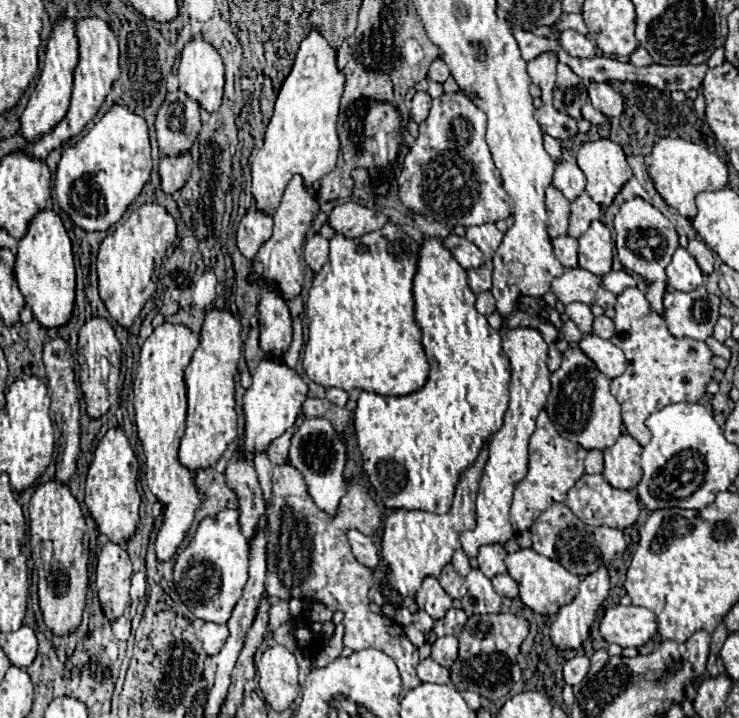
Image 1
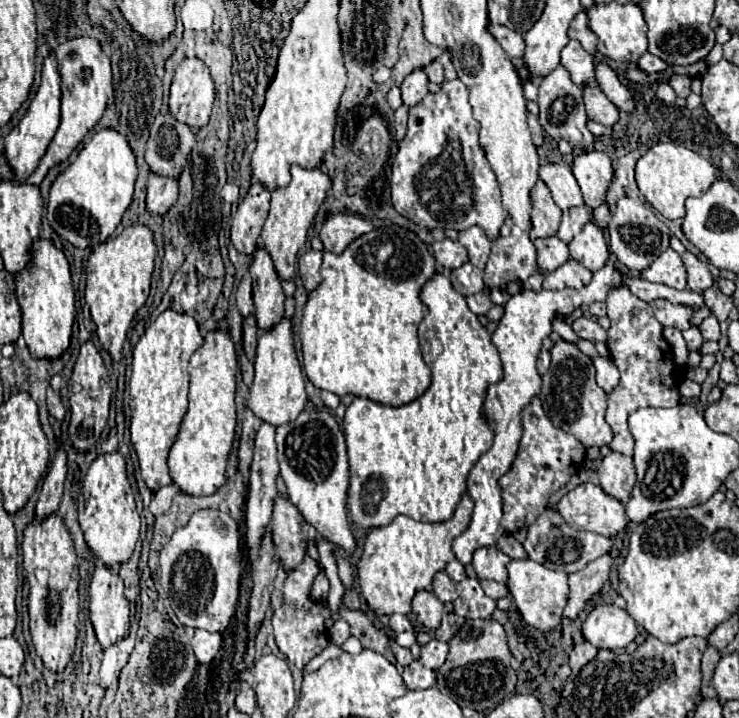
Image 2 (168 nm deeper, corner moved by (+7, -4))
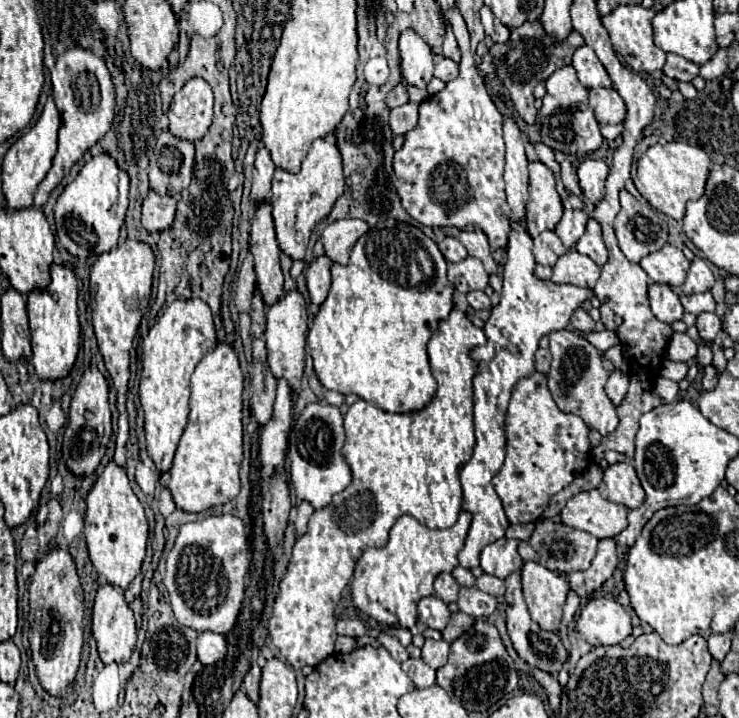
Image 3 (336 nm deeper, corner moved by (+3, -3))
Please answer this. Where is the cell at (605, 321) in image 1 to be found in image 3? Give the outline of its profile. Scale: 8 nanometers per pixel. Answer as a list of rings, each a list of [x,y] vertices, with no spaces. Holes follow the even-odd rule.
[[[579,308],[579,310],[575,310],[575,314],[571,318],[571,328],[581,330],[581,332],[593,332],[595,330],[595,320],[583,308]]]

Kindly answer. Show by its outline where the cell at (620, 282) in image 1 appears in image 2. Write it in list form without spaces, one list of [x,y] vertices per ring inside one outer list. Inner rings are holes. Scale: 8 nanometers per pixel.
[[[605,265],[603,269],[599,269],[593,275],[593,281],[587,287],[581,289],[561,289],[561,291],[539,291],[533,293],[529,289],[521,289],[517,295],[513,295],[505,305],[503,305],[503,317],[499,319],[499,325],[495,329],[495,333],[491,335],[491,343],[497,347],[499,357],[501,357],[501,365],[503,365],[503,379],[489,385],[487,389],[487,397],[483,401],[483,417],[491,423],[493,429],[493,445],[487,453],[481,455],[481,459],[473,465],[473,469],[469,471],[467,477],[467,493],[475,503],[475,511],[471,517],[471,525],[467,527],[467,531],[463,535],[459,535],[453,541],[453,553],[455,557],[467,565],[471,563],[471,555],[475,549],[487,547],[487,545],[495,545],[497,539],[505,533],[501,527],[501,491],[499,491],[499,477],[505,475],[511,465],[513,459],[517,455],[517,447],[523,435],[523,427],[521,427],[521,409],[531,401],[531,397],[535,397],[541,391],[541,377],[535,369],[537,363],[537,355],[541,349],[541,341],[545,337],[551,335],[551,323],[553,319],[567,319],[575,309],[579,309],[581,305],[589,305],[595,301],[605,301],[605,295],[609,291],[609,287],[627,283],[627,287],[643,301],[651,303],[655,299],[667,299],[671,303],[677,305],[687,305],[693,309],[703,309],[705,301],[701,293],[683,289],[677,291],[673,287],[667,285],[657,285],[657,283],[649,283],[637,275],[627,275],[623,279],[621,271],[617,271],[613,265]]]

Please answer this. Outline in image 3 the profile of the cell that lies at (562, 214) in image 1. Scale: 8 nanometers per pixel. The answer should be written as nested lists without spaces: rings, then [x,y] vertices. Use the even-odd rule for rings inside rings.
[[[529,164],[529,200],[525,206],[525,228],[535,238],[545,230],[555,230],[563,216],[563,204],[555,190],[553,172],[541,164]]]

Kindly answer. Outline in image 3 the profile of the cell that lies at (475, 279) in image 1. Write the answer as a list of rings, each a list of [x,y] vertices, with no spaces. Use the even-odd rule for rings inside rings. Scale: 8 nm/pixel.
[[[465,258],[457,264],[449,264],[447,278],[455,286],[455,290],[463,294],[471,290],[485,290],[489,284],[489,274],[481,266],[481,262],[477,262],[477,258]]]

